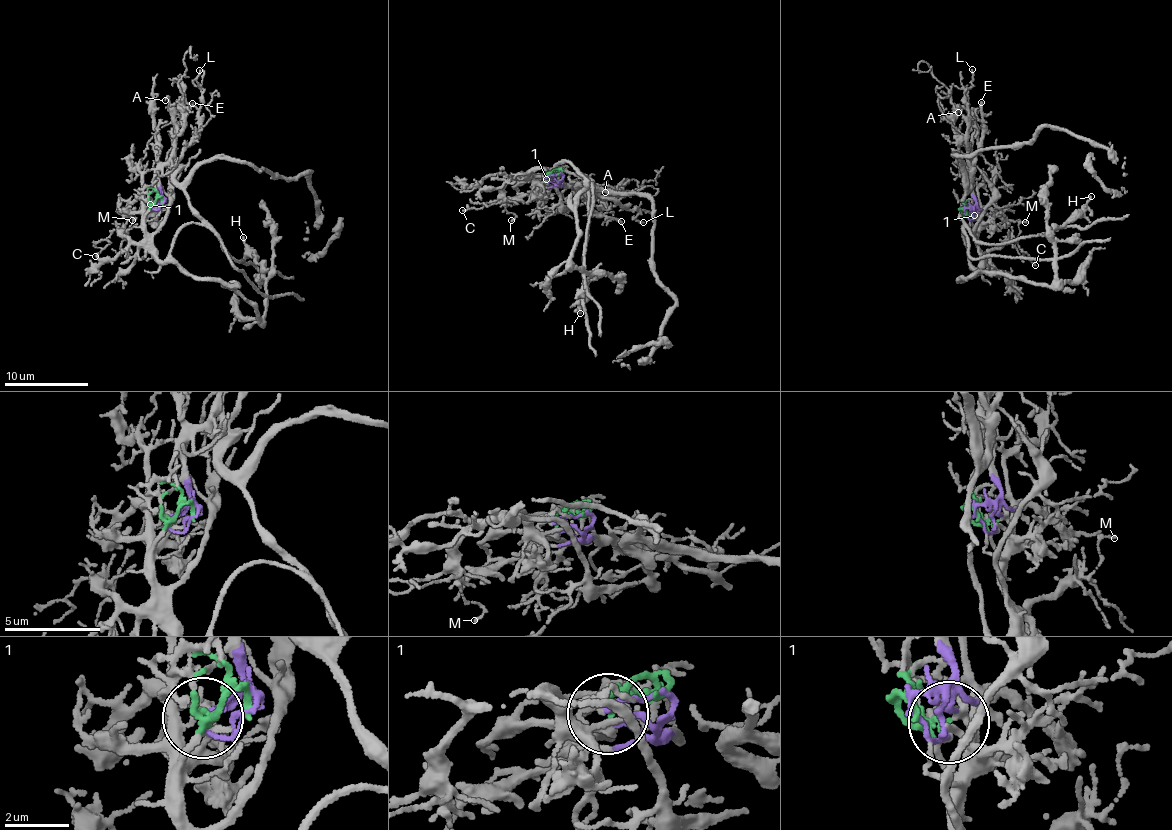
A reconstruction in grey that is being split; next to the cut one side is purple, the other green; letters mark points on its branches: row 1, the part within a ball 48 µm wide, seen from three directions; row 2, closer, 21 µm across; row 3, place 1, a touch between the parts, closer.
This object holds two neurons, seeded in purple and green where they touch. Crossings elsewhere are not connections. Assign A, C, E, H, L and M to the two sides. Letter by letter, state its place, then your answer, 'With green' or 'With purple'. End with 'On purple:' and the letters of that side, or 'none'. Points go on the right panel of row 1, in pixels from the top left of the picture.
A: Place: (958, 112). With purple
C: Place: (1035, 265). With green
E: Place: (981, 102). With purple
H: Place: (1091, 196). With green
L: Place: (972, 69). With purple
M: Place: (1025, 222). With green
On purple: A, E, L

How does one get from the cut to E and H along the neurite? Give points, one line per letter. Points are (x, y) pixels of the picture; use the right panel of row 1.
E: (965, 212), (972, 199), (973, 183), (968, 175), (981, 129), (981, 101)
H: (965, 212), (980, 262), (957, 279), (1009, 273), (1047, 285), (1053, 231), (1090, 197)

